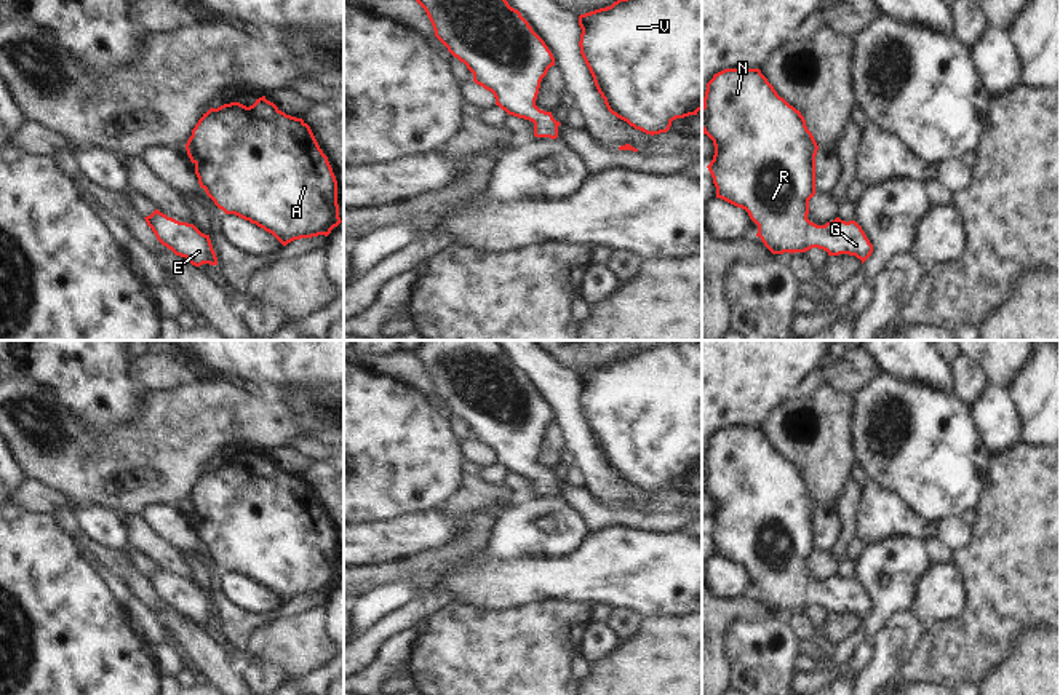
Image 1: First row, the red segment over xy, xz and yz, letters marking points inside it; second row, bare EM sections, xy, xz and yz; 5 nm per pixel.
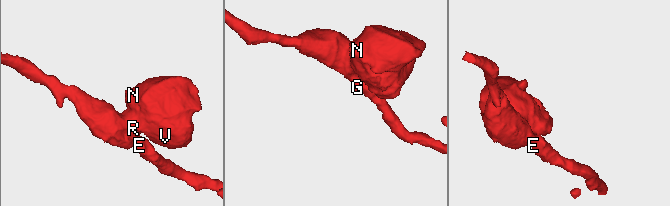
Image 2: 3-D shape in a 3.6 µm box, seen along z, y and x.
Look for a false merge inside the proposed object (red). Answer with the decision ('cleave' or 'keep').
keep

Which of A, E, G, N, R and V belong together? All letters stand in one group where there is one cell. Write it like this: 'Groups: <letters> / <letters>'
Groups: A E G N R V.

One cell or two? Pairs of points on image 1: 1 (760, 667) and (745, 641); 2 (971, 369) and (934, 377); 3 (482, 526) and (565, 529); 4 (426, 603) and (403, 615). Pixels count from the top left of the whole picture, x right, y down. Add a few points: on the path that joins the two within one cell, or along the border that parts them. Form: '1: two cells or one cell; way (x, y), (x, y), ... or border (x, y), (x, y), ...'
1: one cell; way (760, 660), (752, 647)
2: two cells; border (950, 365), (956, 393)
3: two cells; border (501, 510), (488, 542), (469, 553)
4: one cell; way (421, 607), (408, 614)

